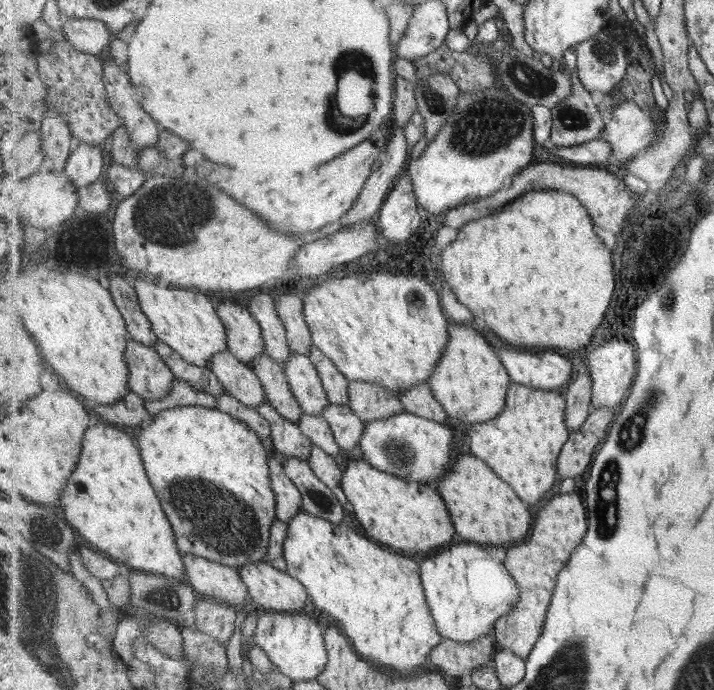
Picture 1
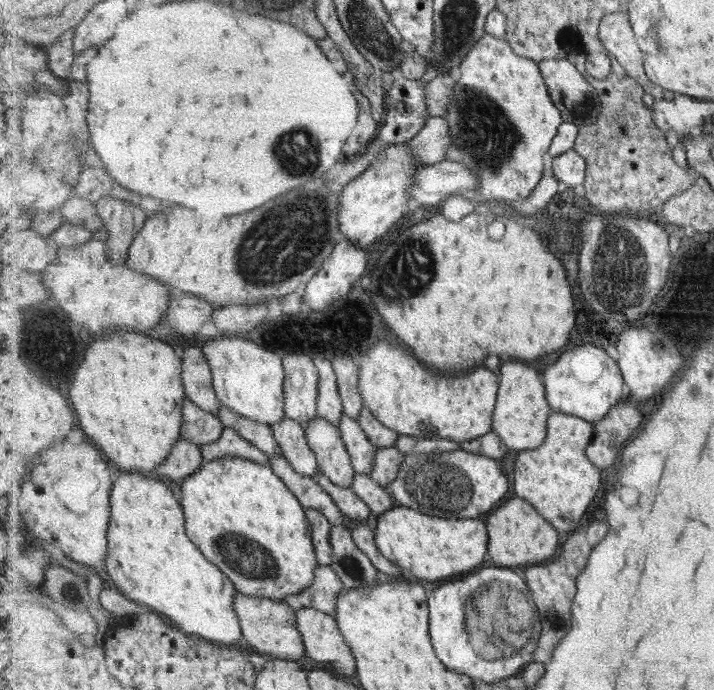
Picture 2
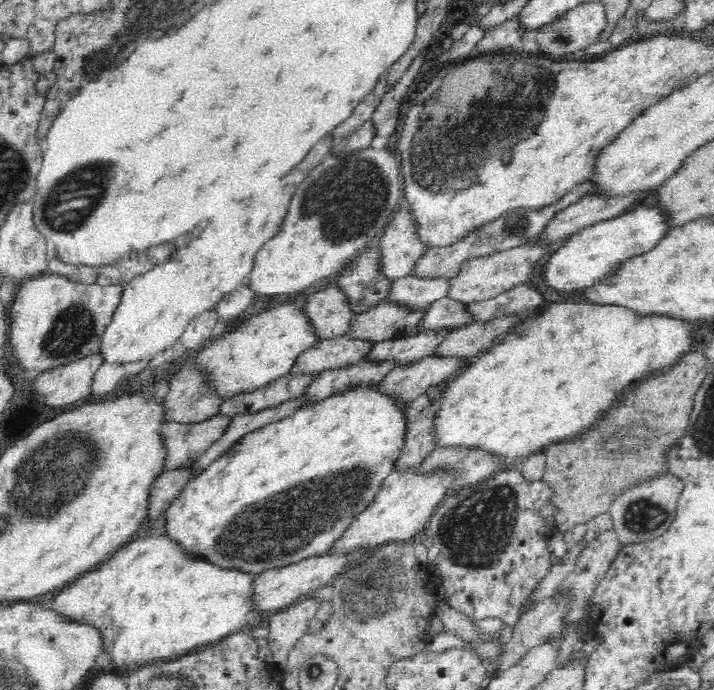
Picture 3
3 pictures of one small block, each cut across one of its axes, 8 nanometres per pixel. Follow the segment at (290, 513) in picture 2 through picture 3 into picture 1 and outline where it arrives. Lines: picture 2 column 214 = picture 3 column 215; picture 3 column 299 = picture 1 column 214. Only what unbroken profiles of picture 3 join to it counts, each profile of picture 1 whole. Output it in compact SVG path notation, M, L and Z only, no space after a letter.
M177 406L169 408L165 412L160 412L154 416L153 422L145 425L136 439L140 447L147 475L153 488L157 492L161 504L165 506L165 512L169 514L169 521L172 523L175 531L177 545L182 554L191 554L207 558L233 568L253 564L253 562L267 561L268 549L270 544L271 529L273 523L278 520L277 517L277 498L271 486L271 468L269 468L269 456L267 450L261 442L260 435L253 430L249 423L235 418L232 414L216 408L207 408L207 406Z

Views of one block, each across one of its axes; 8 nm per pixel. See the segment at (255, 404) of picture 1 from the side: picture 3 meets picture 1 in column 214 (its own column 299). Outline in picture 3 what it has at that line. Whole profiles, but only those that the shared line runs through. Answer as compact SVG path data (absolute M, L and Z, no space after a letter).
M344 333L337 337L319 340L312 348L299 354L290 373L318 373L323 370L343 367L362 361L373 349L370 339Z

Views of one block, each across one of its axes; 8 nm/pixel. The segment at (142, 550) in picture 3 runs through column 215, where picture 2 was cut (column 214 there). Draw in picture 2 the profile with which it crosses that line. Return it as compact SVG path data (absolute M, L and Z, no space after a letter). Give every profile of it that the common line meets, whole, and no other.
M119 472L112 491L109 556L105 567L118 590L140 608L169 618L187 634L236 647L244 638L234 605L235 583L189 539L185 512L175 492L139 472Z

